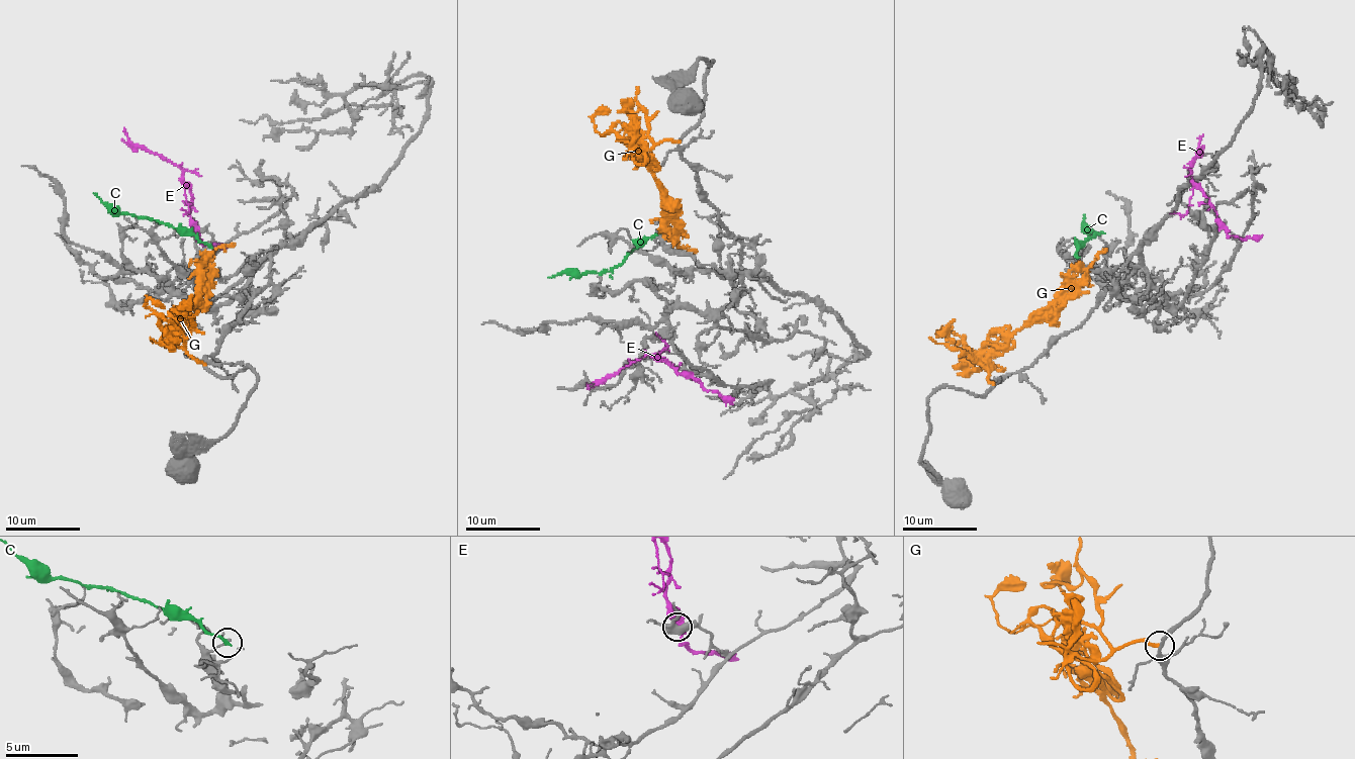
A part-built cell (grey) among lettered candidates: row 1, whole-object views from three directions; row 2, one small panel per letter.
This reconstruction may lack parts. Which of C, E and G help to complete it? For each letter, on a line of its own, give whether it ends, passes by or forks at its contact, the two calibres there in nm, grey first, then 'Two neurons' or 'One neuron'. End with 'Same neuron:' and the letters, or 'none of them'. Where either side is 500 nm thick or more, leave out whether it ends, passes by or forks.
C: It ends there. Thickness 130 nm (grey) against 240 nm. Two neurons
E: It passes by. Thickness 400 nm (grey) against 460 nm. Two neurons
G: It ends there. Thickness 170 nm (grey) against 220 nm. Two neurons
Same neuron: none of them

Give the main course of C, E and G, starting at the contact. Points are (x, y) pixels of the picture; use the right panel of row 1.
C: (1077, 257), (1077, 248), (1080, 248), (1096, 233), (1088, 231), (1082, 221), (1083, 214)
E: (1220, 228), (1220, 219), (1209, 197), (1192, 182), (1189, 173), (1202, 133)
G: (994, 383), (988, 377), (991, 369), (990, 356), (1016, 330), (1046, 313), (1074, 290), (1076, 283), (1106, 249)

